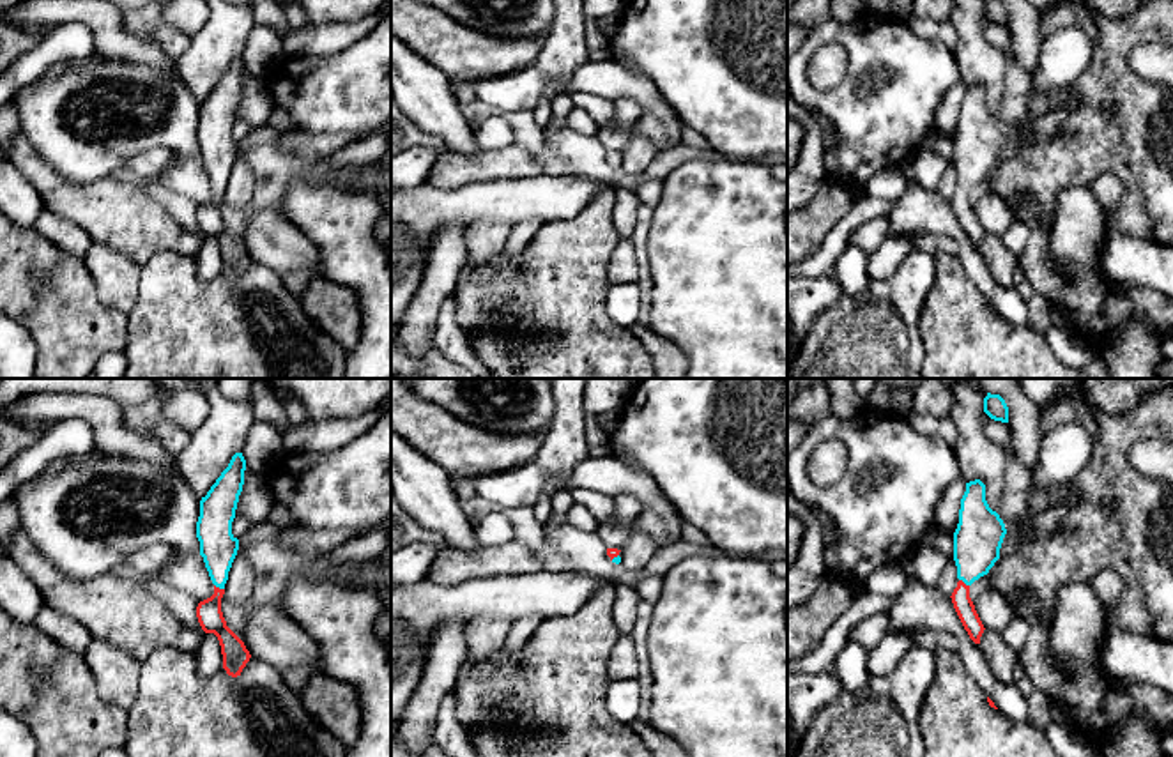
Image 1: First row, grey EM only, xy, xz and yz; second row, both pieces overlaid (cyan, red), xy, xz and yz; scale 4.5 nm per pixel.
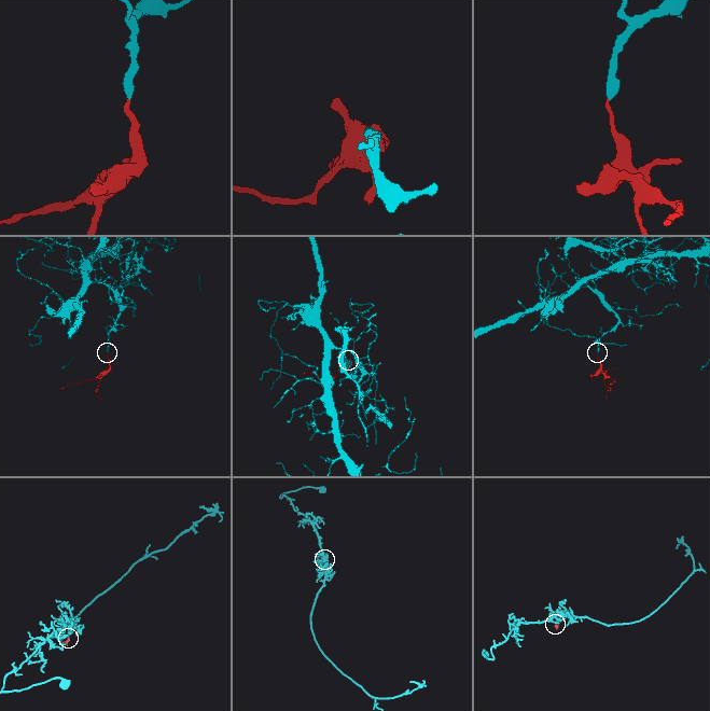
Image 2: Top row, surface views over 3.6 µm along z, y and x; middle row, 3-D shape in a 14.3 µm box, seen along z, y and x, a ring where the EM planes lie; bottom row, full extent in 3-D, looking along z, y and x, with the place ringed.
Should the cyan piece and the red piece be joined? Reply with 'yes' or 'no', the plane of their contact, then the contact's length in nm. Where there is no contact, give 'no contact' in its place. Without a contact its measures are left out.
yes; contact in xy; length 50 nm

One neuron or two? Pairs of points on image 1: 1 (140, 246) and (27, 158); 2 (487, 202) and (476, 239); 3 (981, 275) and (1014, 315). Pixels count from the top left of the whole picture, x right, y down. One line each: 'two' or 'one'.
1: one
2: two
3: one

